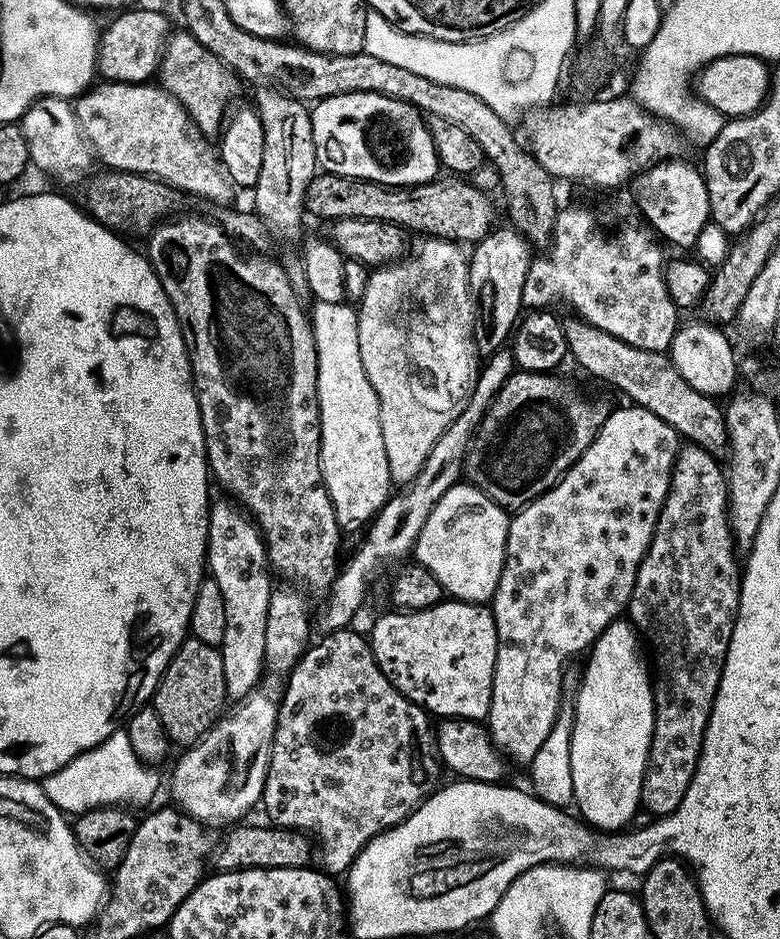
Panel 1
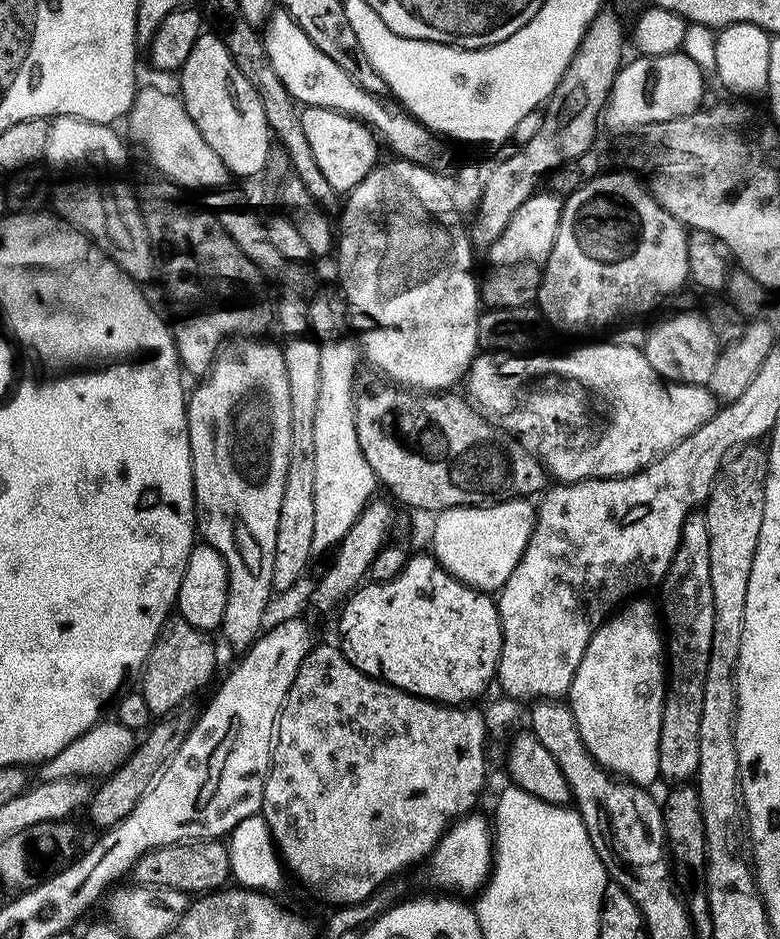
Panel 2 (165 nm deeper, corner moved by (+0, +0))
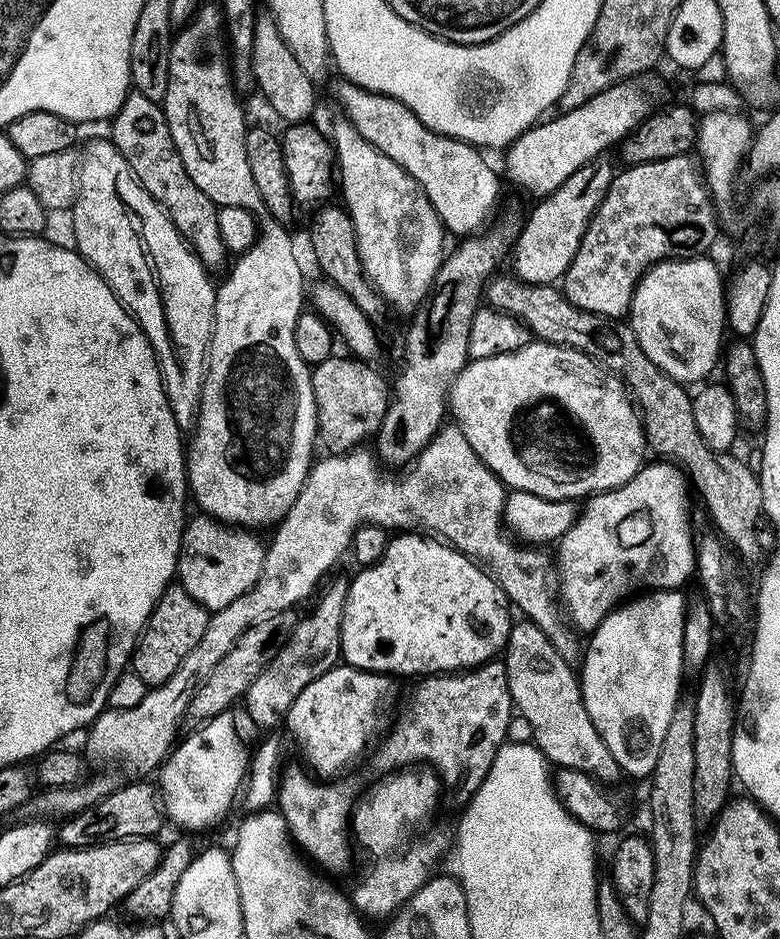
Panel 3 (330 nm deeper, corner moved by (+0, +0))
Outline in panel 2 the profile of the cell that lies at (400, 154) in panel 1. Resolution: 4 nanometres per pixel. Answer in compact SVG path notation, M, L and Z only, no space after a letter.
M305 107L300 117L302 130L306 130L306 138L310 142L310 150L314 150L314 162L318 162L318 170L322 170L326 182L330 182L330 186L337 194L351 192L381 159L381 145L378 143L376 133L361 120L355 120L353 116L329 108L310 107Z

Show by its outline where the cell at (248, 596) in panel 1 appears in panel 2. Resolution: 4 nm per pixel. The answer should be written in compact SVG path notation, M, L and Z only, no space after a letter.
M240 338L235 342L220 345L216 361L207 376L199 381L196 389L187 393L188 437L190 438L190 458L192 459L192 481L196 499L196 527L203 543L214 546L226 562L228 570L228 597L226 614L222 625L224 640L232 648L247 650L260 637L264 624L264 611L268 608L268 599L274 596L272 575L274 574L274 542L278 542L278 510L282 510L282 493L286 491L286 469L290 462L290 441L292 440L292 413L290 403L290 381L286 378L286 358L279 343L263 344L260 338Z

